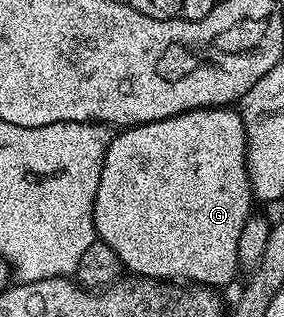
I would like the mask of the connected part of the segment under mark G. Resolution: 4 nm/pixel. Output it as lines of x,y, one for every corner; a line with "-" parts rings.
229,106
198,107
195,111
185,111
179,115
168,117
164,121
141,123
138,127
119,130
111,138
102,172
98,178
98,188
94,198
94,233
95,236
122,262
123,268
131,276
143,279
161,279
163,281
185,281
186,283
202,283
205,287
223,289
240,275
236,244
240,242
240,233
244,229
244,221
252,218
250,206
255,206
254,189
250,185
250,170
246,168
248,140
242,124
242,116

